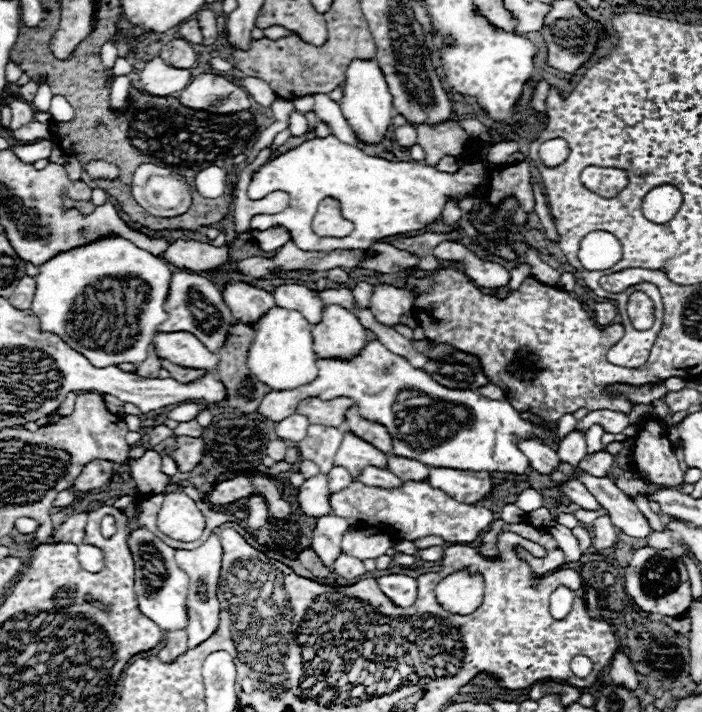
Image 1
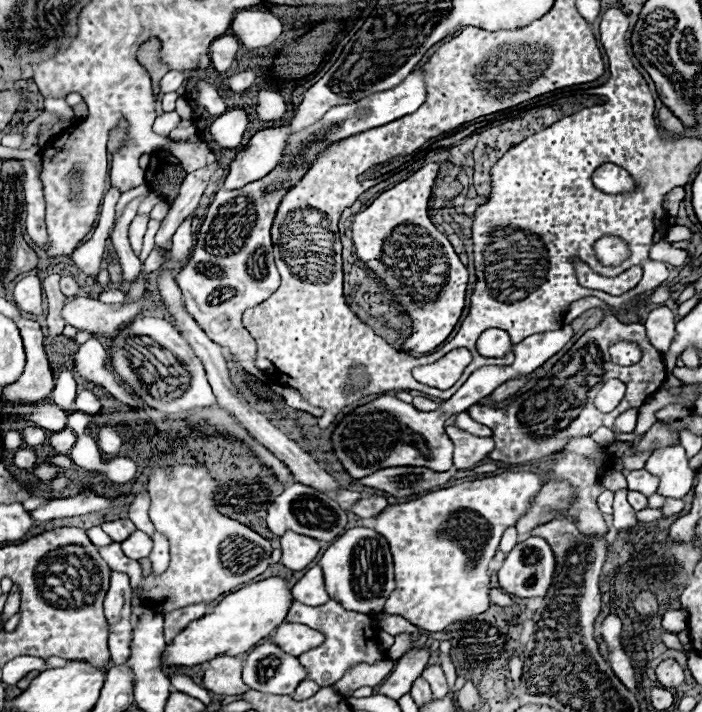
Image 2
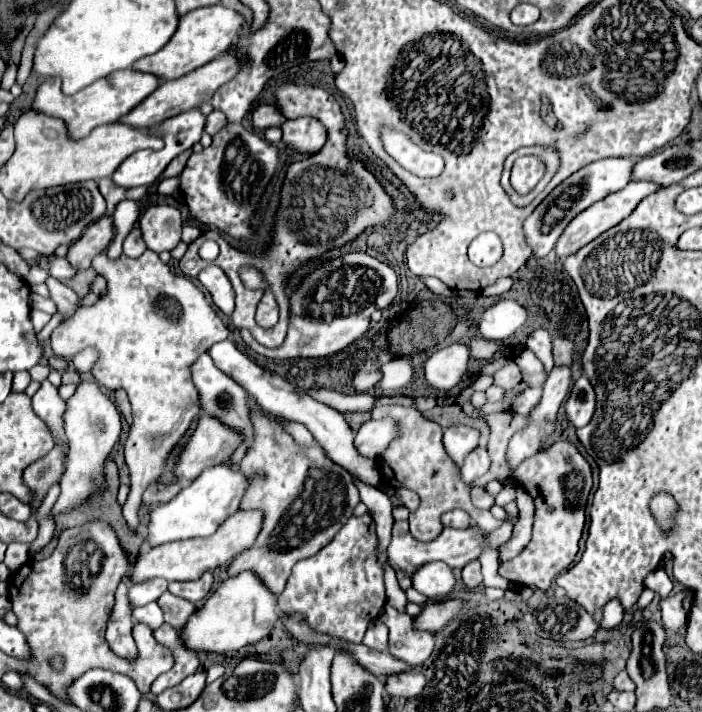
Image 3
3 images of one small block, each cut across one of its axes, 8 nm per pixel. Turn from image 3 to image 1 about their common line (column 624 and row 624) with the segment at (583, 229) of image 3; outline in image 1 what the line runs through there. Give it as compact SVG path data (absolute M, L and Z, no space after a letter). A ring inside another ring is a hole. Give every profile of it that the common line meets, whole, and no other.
M210 534L210 538L196 550L176 550L174 558L178 566L188 574L190 588L188 588L188 646L194 648L200 644L200 640L206 640L212 636L212 632L218 628L220 622L220 602L216 598L218 588L218 576L220 576L220 564L222 564L222 546L216 534Z

